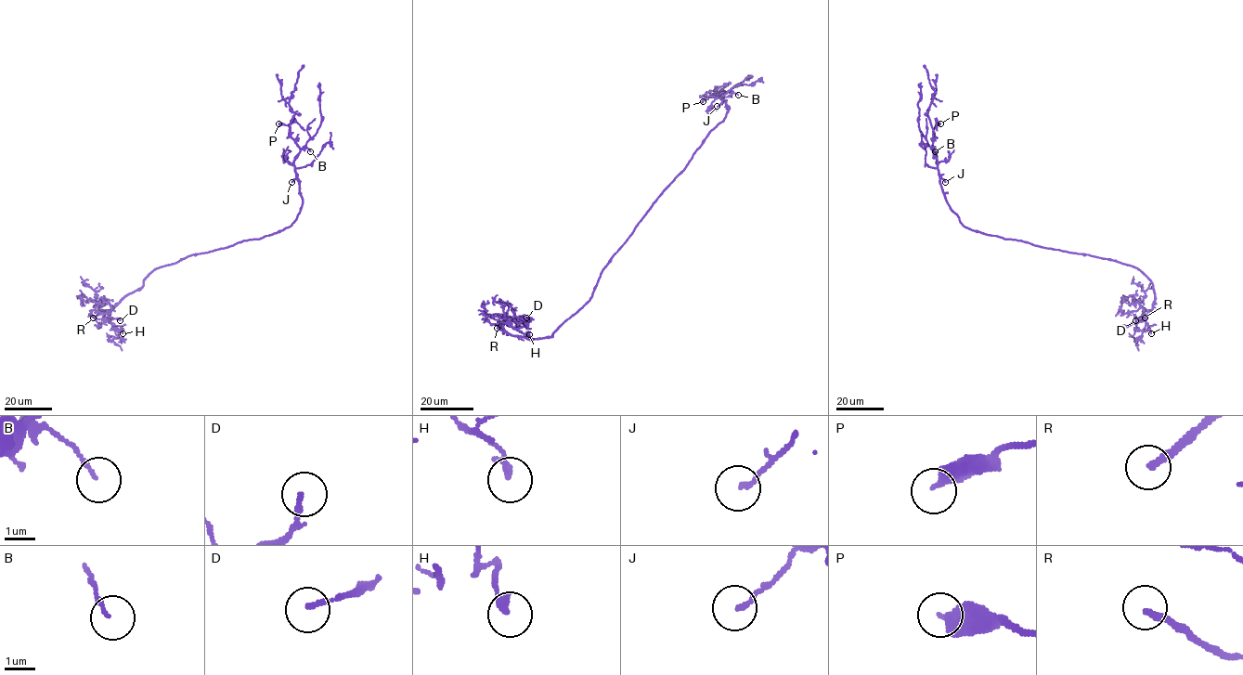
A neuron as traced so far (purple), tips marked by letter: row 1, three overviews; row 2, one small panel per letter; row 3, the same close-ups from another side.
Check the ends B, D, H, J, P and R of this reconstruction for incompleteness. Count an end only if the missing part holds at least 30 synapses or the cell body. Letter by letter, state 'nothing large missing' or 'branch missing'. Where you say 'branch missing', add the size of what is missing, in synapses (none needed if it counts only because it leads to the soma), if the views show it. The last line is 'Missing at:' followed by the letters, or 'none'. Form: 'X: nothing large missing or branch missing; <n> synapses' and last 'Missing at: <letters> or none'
B: nothing large missing
D: nothing large missing
H: nothing large missing
J: nothing large missing
P: nothing large missing
R: branch missing
Missing at: R

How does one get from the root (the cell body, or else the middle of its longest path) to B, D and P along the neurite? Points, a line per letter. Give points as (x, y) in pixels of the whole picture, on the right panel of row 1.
B: (1040, 246), (965, 227), (946, 201), (935, 151)
D: (1040, 246), (1137, 268), (1151, 281), (1155, 301), (1152, 309), (1145, 309), (1138, 300), (1145, 318), (1135, 320)
P: (1040, 246), (986, 235), (962, 224), (946, 201), (933, 150), (933, 128), (940, 123)

